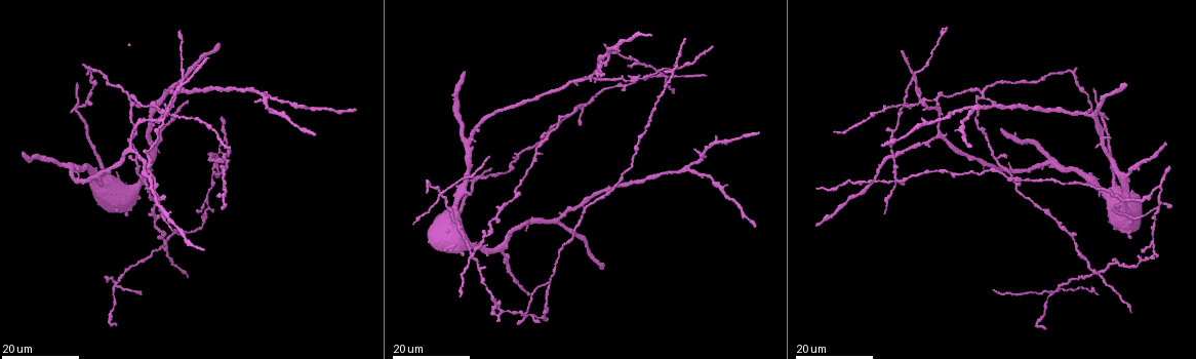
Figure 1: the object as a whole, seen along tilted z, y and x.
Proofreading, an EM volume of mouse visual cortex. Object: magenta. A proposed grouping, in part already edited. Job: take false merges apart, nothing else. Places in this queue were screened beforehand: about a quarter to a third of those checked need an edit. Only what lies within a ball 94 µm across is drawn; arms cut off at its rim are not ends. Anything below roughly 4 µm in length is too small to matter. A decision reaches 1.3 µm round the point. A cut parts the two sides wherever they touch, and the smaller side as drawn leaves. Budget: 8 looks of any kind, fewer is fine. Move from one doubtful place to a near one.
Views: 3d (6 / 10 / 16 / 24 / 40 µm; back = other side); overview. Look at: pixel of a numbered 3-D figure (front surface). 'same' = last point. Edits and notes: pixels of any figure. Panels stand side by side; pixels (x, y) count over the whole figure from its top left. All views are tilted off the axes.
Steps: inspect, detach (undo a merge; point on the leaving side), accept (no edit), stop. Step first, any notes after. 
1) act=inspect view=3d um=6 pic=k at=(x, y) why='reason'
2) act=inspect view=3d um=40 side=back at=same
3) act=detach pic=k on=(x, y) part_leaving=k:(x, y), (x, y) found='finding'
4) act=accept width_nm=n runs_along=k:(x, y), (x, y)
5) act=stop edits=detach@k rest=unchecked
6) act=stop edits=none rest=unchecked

act=inspect view=3d um=16 pic=1 at=(918, 99) why='thin arm on a thick one'

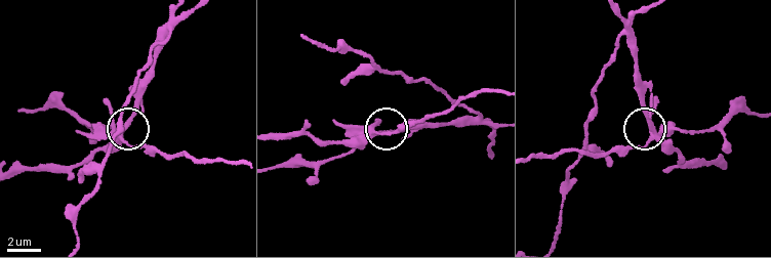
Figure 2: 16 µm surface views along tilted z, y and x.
act=inspect view=3d um=10 pic=2 at=(653, 132)

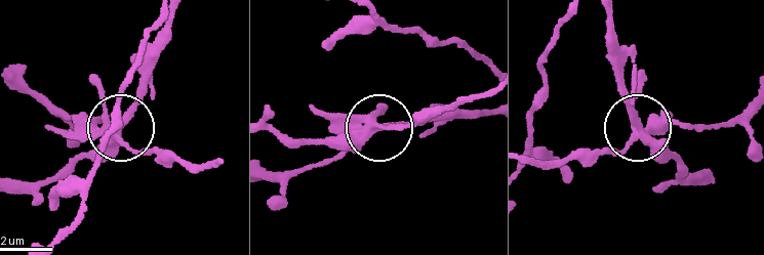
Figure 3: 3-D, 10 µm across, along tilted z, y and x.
act=accept arms=4 runs_along=3:(271, 132), (304, 142), (342, 142), (380, 125), (424, 124) found='one neuron here'

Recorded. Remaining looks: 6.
act=inspect view=3d um=16 pic=1 at=(621, 78) why='three arms meet'

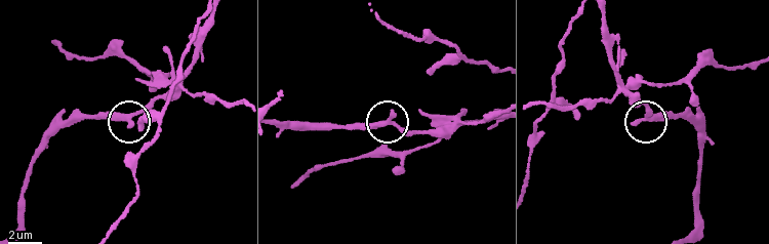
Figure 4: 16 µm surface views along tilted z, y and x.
act=inspect view=3d um=6 pic=4 at=(129, 118) why='closer look'

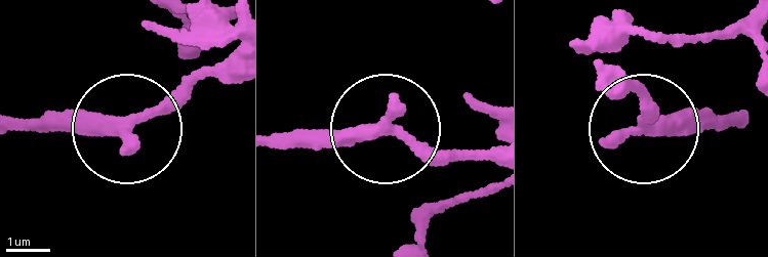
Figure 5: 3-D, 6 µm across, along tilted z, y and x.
act=accept width_nm=260 runs_along=5:(274, 137), (331, 144), (387, 132), (494, 161) found='one neuron here'

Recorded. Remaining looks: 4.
act=inspect view=3d um=16 pic=1 at=(178, 90)

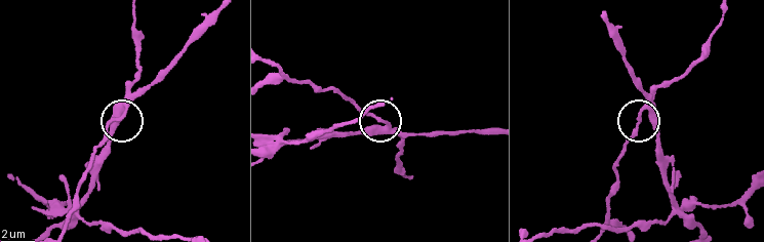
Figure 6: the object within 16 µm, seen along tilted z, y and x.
act=inspect view=3d um=6 pic=6 at=(640, 117)

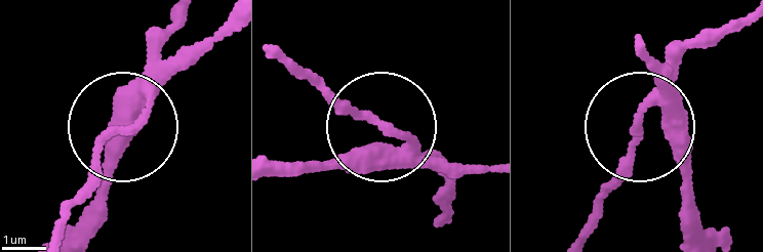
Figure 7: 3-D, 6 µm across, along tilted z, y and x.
act=accept found='continuous, no second neuron'

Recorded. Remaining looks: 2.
act=inspect view=3d um=16 pic=1 at=(607, 55) why='four arms meet'

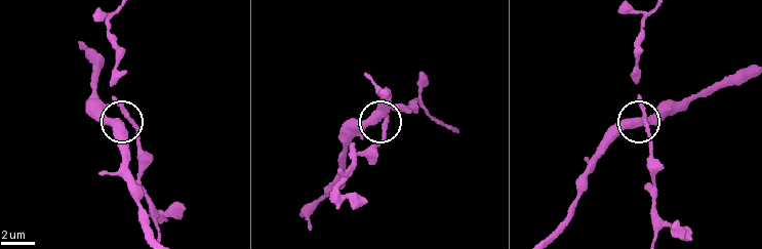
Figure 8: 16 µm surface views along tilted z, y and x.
act=inspect view=3d um=6 pic=8 at=(381, 123)

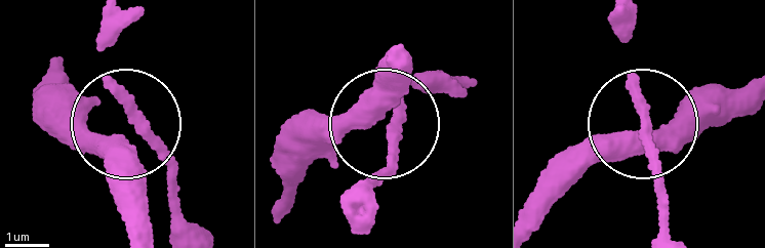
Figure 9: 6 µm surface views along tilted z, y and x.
act=accept side_arm_um=18 runs_along=9:(294, 189), (330, 138), (375, 123), (394, 147), (360, 218) found='continuous, no second neuron'

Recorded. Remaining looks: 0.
act=stop edits=none rest=unchecked

